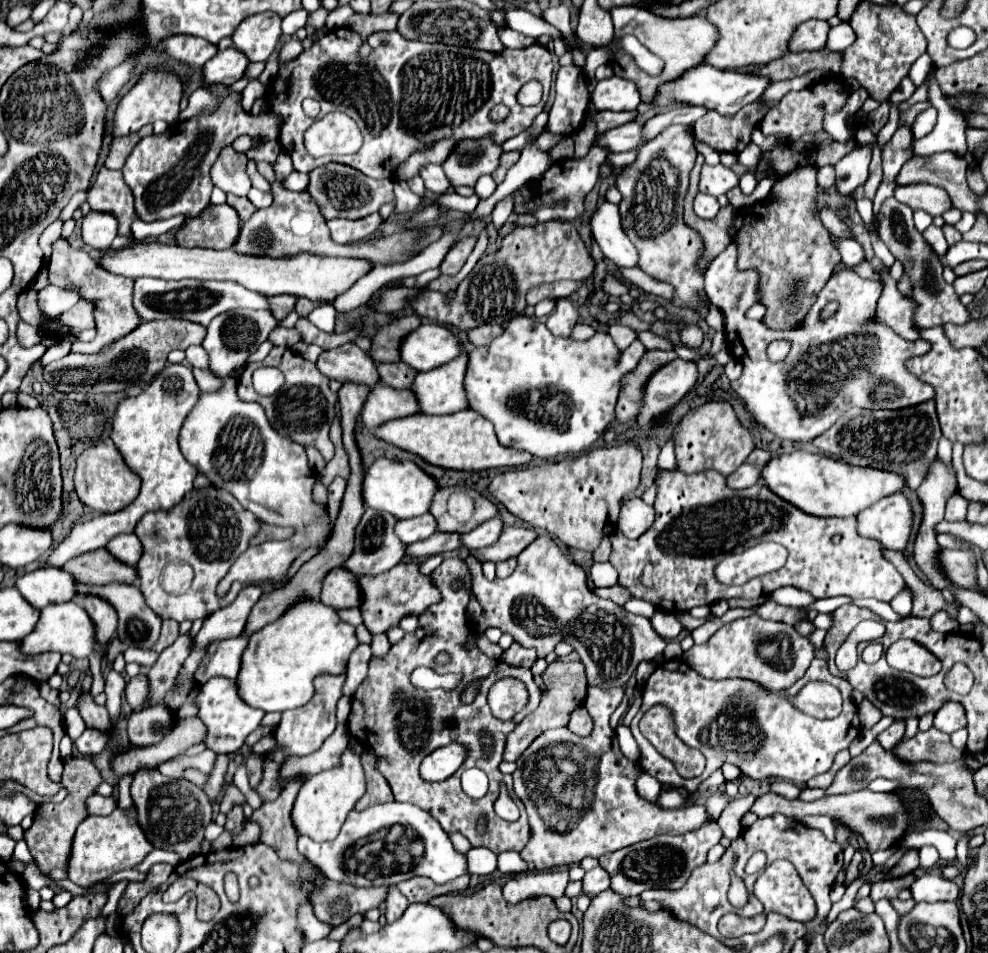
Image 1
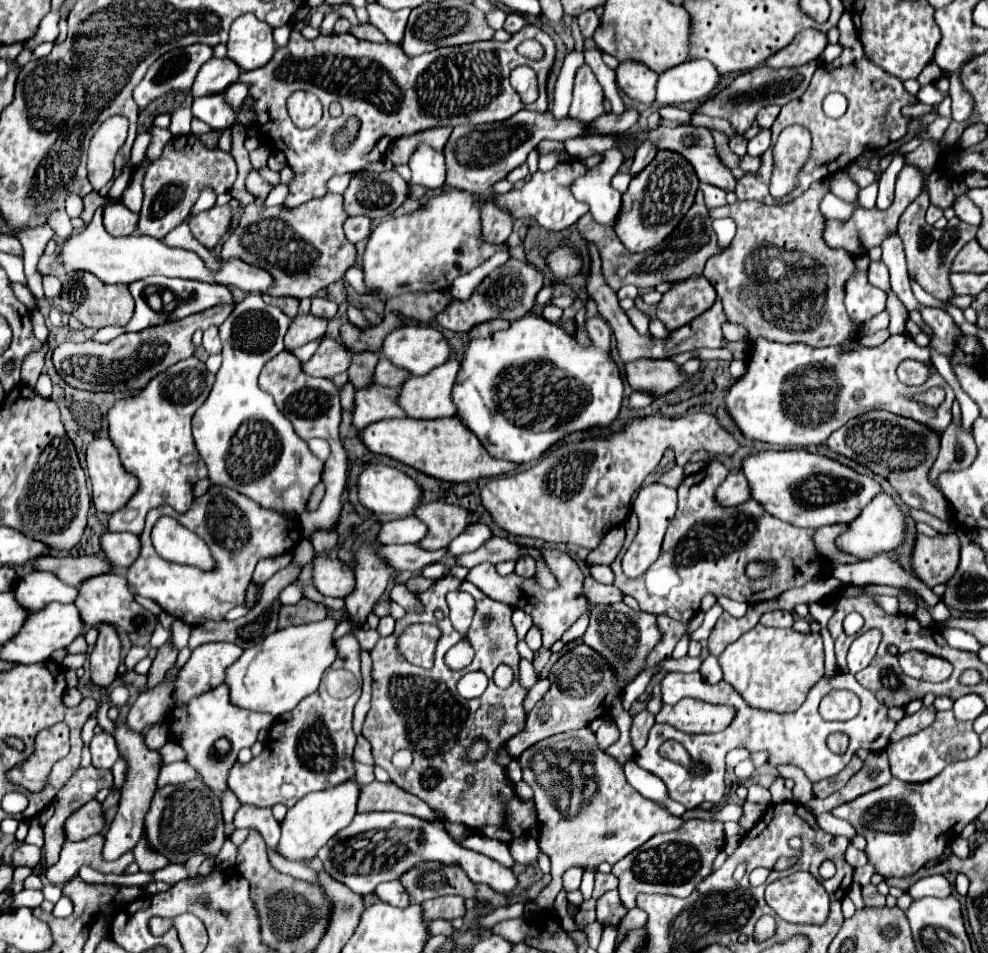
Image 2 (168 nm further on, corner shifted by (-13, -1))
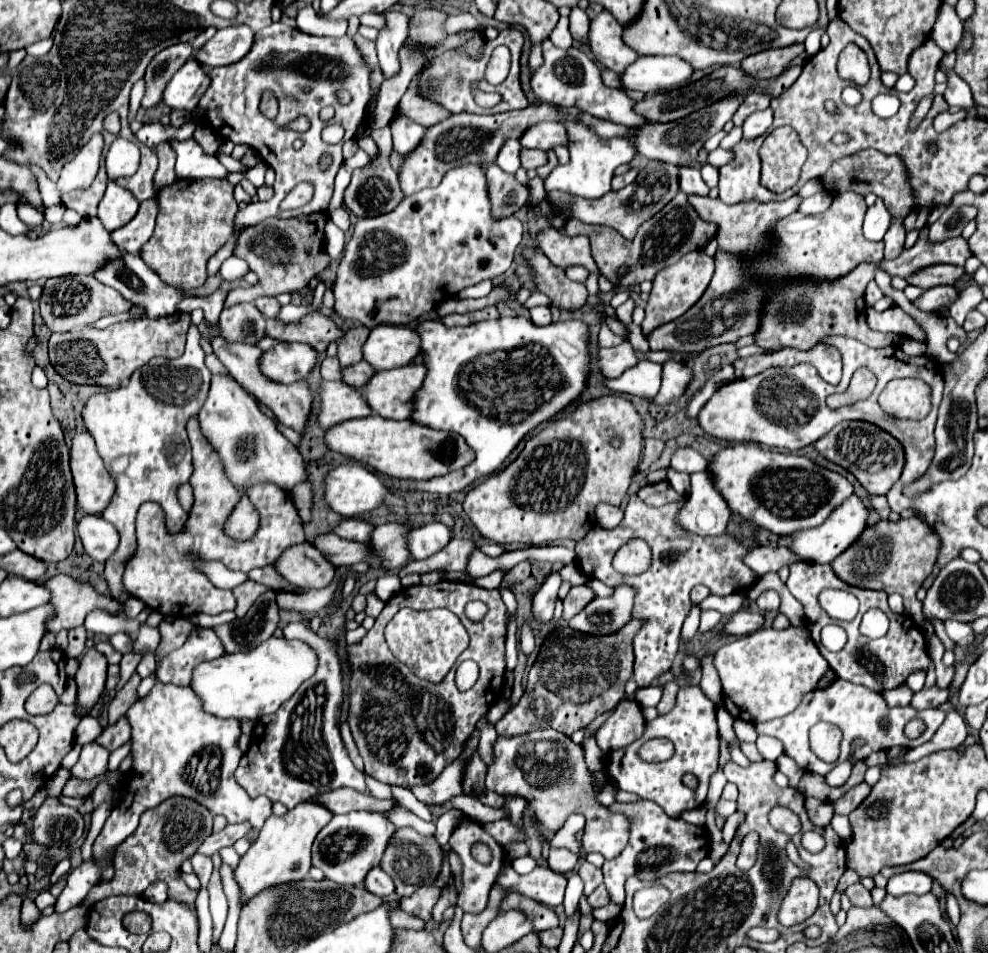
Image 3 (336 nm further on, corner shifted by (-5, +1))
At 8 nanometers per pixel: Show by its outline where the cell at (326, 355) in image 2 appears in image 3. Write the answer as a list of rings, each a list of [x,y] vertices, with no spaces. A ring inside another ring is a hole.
[[[277,343],[259,359],[259,369],[269,381],[295,383],[305,379],[317,361],[317,353],[307,343]]]

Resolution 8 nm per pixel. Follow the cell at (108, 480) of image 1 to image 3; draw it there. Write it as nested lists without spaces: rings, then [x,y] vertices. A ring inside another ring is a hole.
[[[83,431],[71,441],[71,473],[77,493],[77,507],[89,515],[99,515],[113,497],[115,483],[97,455],[93,437]]]

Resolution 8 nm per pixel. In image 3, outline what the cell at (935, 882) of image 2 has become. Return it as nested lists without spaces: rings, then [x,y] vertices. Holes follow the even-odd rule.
[[[905,871],[905,873],[897,873],[889,879],[887,883],[887,893],[893,897],[899,895],[925,895],[931,891],[931,883],[933,879],[921,871]]]

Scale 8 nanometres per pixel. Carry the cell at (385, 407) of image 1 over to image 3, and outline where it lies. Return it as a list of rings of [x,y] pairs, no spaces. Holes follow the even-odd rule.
[[[321,381],[321,409],[317,413],[317,425],[327,429],[347,419],[371,415],[369,405],[357,389],[345,387],[341,381]]]

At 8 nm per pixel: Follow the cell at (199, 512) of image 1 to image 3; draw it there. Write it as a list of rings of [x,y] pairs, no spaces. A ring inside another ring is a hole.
[[[193,415],[187,421],[187,433],[193,447],[193,475],[191,487],[195,493],[195,503],[189,513],[189,519],[181,533],[169,535],[165,531],[165,519],[161,507],[157,503],[145,503],[137,515],[137,551],[135,557],[125,565],[123,573],[123,587],[129,595],[141,599],[151,609],[159,611],[161,615],[175,615],[187,617],[195,613],[209,613],[217,615],[223,611],[233,611],[237,601],[231,591],[217,589],[205,573],[201,573],[193,557],[201,561],[221,561],[231,571],[249,573],[255,567],[271,565],[285,547],[303,543],[303,521],[293,505],[291,493],[279,489],[273,483],[261,483],[245,491],[245,495],[255,503],[257,511],[261,513],[261,525],[257,535],[247,543],[237,543],[223,533],[223,523],[227,521],[231,509],[241,499],[241,491],[229,481],[225,475],[225,467],[221,463],[219,453],[209,445],[205,435],[199,429],[199,419]]]

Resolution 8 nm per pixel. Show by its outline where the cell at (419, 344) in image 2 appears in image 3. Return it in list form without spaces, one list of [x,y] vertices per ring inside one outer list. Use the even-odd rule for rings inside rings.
[[[381,325],[371,329],[363,345],[363,359],[375,371],[387,371],[411,363],[419,355],[419,339],[411,327]]]

